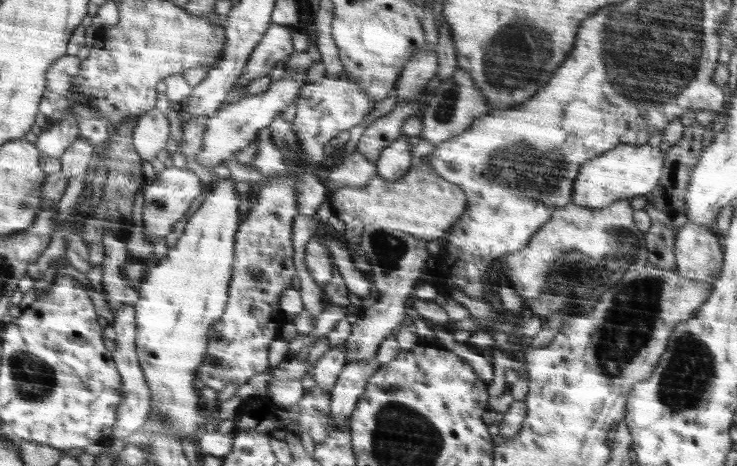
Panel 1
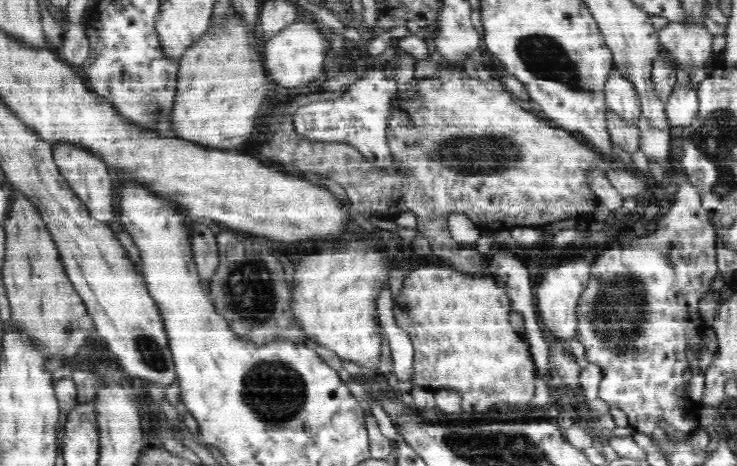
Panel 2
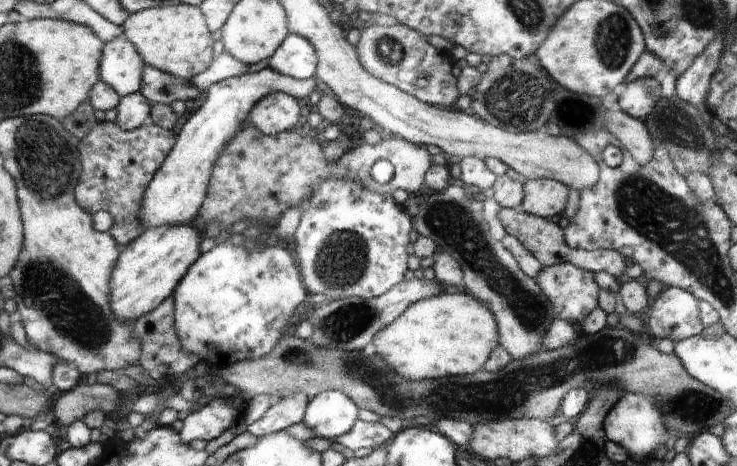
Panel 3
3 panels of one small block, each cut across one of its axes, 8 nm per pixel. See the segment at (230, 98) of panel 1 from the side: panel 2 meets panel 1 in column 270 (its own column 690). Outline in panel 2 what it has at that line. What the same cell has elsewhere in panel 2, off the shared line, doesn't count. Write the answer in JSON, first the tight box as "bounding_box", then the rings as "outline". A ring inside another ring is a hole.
{"bounding_box":[658,23,714,73],"outline":[[[670,23],[658,31],[658,39],[673,55],[675,63],[687,73],[705,69],[714,56],[713,36],[704,25]]]}

